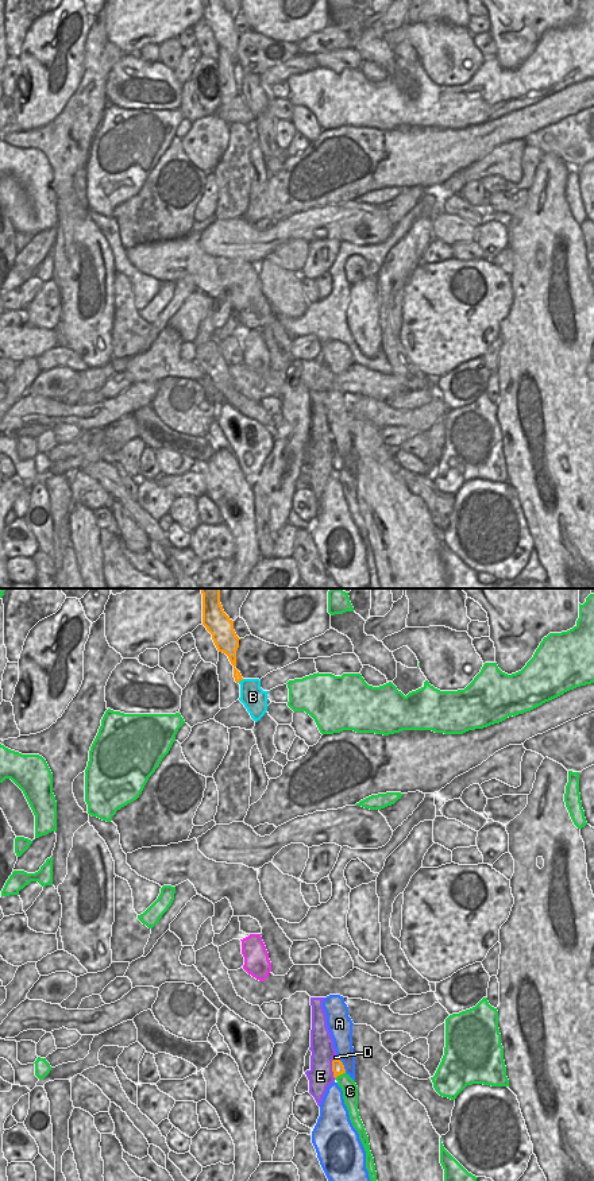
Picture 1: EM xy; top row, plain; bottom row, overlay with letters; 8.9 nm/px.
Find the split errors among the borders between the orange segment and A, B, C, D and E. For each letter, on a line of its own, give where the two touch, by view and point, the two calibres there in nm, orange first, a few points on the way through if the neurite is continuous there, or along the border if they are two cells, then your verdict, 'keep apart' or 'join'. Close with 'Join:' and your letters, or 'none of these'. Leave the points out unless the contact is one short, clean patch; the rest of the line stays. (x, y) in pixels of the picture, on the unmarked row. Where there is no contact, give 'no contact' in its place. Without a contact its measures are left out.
A: xy (342, 459) | 120/170 nm | keep apart
B: xy (240, 74) | 90/220 nm | keep apart
C: xy (339, 470) | 120/140 nm | keep apart
D: xy (336, 454) | 120/30 nm | across xy (338, 463), (336, 454), (335, 452) | join
E: xy (332, 464) | 120/220 nm | along xy (332, 455), (332, 471), (335, 474) | keep apart
Join: D

